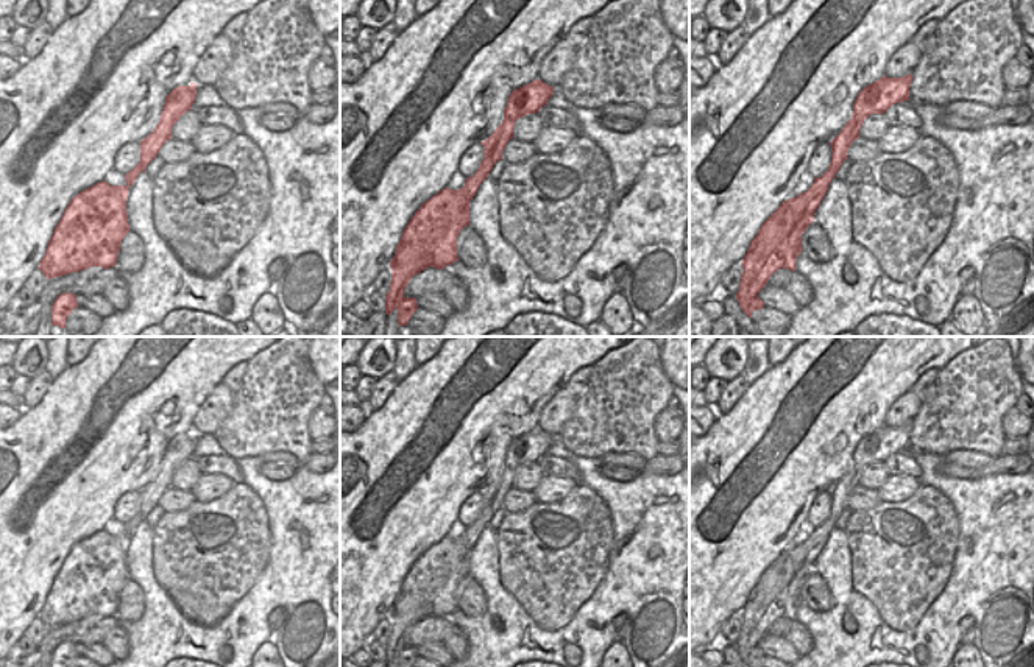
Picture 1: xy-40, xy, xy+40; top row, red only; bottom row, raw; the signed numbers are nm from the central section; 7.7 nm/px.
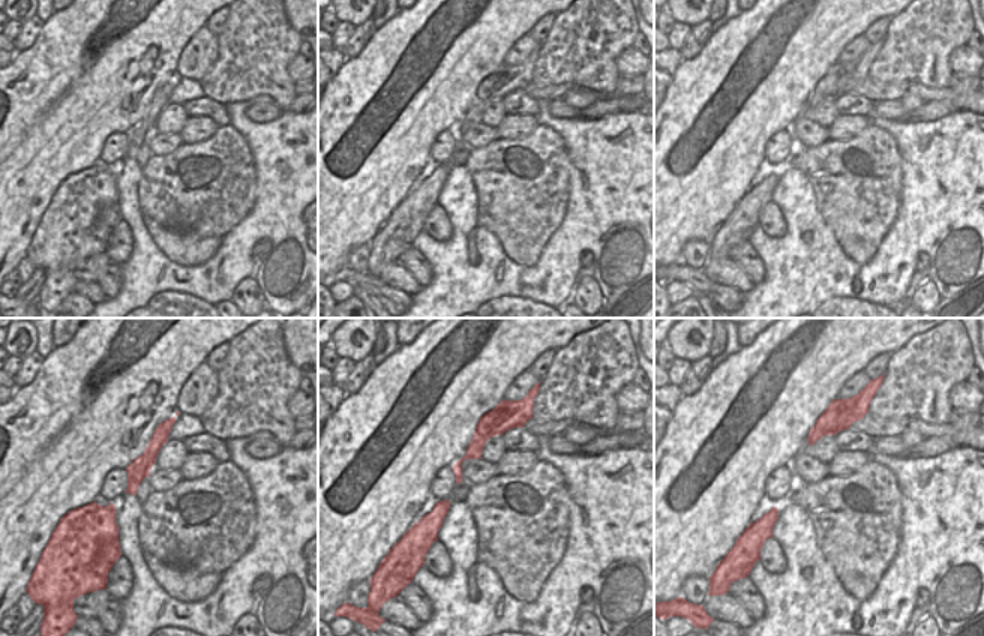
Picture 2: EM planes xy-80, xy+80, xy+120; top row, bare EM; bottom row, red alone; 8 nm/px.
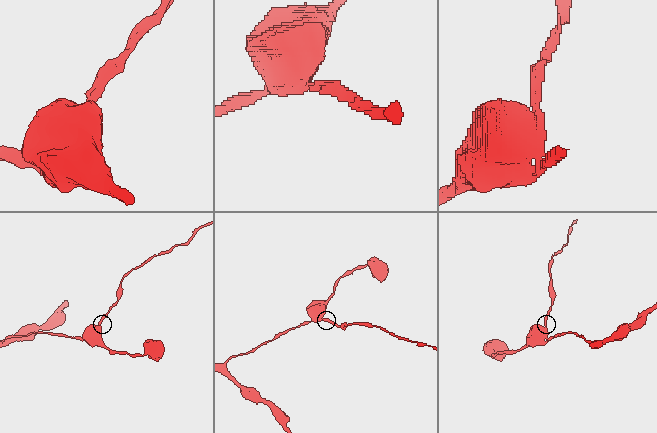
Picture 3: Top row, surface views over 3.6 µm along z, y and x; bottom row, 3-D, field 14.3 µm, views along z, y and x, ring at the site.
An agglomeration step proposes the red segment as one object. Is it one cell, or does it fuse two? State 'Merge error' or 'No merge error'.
Merge error

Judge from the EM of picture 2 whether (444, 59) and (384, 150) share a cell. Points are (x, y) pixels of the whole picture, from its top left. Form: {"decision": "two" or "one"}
{"decision": "one"}

